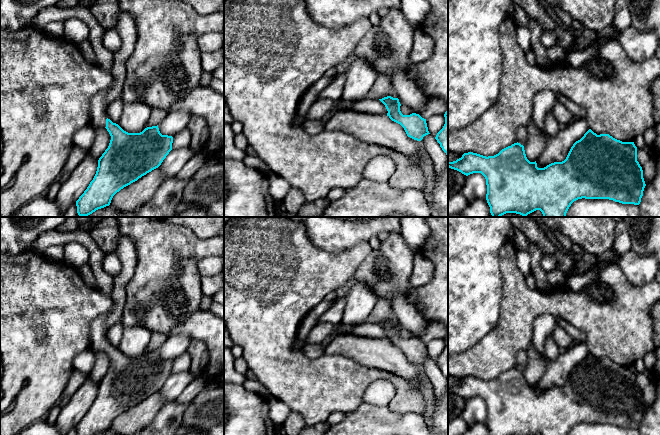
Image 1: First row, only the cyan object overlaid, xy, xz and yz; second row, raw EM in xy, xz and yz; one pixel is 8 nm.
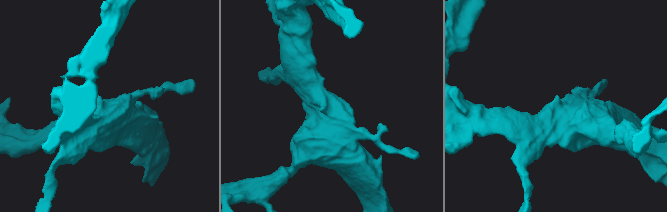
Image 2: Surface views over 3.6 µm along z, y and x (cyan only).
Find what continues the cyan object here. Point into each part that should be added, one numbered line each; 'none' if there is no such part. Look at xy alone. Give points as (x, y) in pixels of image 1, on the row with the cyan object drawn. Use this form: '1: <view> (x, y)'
1: xy (126, 26)

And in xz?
none

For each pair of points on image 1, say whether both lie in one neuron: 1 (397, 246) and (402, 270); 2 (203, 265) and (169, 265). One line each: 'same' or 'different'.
1: same
2: different

